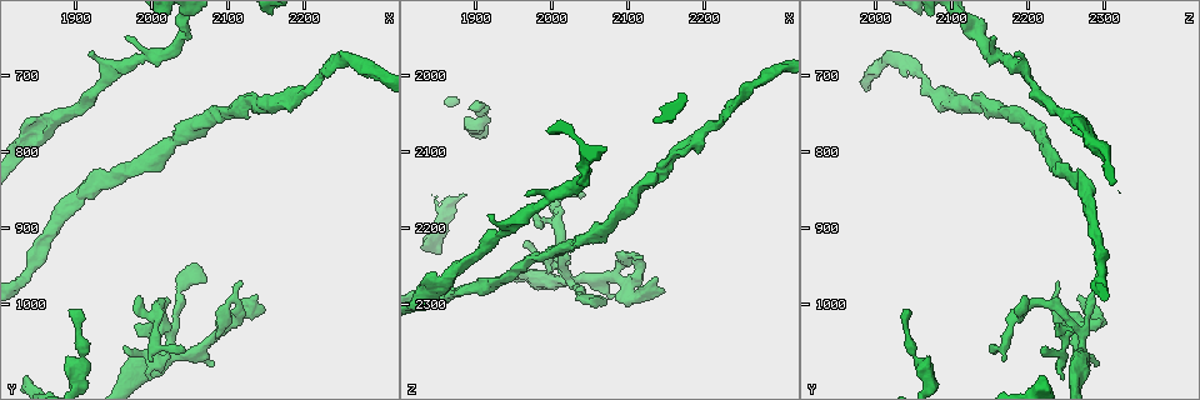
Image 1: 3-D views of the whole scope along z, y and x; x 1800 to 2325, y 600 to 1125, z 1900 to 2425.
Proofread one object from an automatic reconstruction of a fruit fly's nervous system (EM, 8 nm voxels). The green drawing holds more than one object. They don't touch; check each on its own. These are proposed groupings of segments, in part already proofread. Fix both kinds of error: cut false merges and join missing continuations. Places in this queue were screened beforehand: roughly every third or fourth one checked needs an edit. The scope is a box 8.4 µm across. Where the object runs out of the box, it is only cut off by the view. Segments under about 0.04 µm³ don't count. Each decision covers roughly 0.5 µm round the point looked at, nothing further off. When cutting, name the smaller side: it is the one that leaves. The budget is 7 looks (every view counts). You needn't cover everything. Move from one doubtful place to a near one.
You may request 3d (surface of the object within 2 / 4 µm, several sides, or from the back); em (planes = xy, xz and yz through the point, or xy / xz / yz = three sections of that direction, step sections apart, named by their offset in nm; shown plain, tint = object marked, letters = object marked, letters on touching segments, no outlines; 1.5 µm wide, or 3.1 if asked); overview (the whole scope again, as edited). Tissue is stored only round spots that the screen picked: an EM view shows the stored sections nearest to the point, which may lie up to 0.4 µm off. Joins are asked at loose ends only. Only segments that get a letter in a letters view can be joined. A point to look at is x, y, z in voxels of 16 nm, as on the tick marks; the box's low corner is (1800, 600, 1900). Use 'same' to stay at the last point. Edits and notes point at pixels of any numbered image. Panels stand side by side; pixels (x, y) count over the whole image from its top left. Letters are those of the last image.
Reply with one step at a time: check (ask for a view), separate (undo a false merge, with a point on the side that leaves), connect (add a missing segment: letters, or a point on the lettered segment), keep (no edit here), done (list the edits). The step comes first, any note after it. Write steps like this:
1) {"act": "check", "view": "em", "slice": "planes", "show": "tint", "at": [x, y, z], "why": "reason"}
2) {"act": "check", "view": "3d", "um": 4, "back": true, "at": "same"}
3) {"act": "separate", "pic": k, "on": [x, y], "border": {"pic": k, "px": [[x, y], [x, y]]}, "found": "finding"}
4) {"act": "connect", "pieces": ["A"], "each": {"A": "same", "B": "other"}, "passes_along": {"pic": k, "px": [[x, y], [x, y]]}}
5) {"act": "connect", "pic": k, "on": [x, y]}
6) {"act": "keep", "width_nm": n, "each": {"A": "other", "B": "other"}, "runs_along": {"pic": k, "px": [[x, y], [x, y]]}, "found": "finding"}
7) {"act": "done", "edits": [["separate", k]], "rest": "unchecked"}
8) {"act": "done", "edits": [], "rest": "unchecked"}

{"act": "check", "view": "em", "slice": "yz", "step": 8, "show": "tint", "at": [1920, 675, 2185], "why": "an open end"}

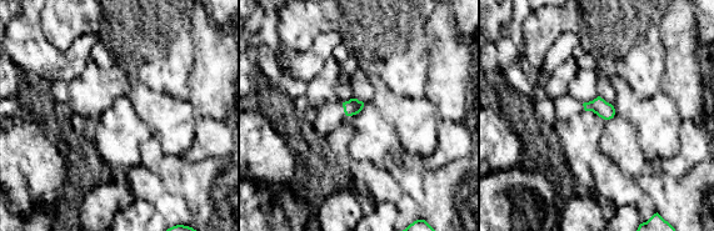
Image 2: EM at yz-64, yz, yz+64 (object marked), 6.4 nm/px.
{"act": "check", "view": "em", "slice": "planes", "show": "letters", "at": "same"}

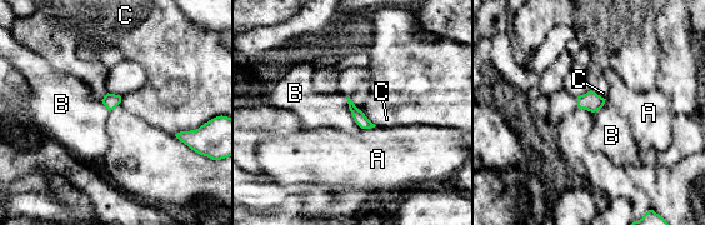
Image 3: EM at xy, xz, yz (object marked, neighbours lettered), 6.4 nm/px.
{"act": "keep", "each": {"A": "other", "B": "other", "C": "other"}, "found": "none of them fits"}

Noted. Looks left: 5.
{"act": "check", "view": "em", "slice": "xz", "step": 4, "show": "letters", "at": [2070, 970, 2290], "why": "thin end"}

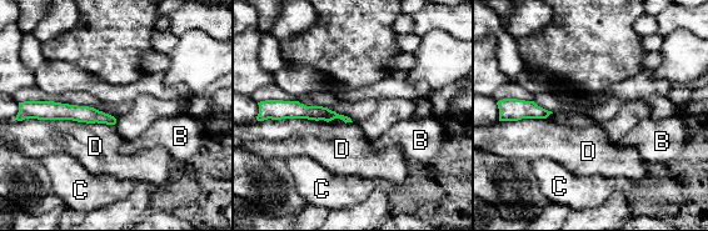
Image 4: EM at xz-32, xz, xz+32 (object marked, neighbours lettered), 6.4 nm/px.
{"act": "keep", "each": {"B": "other", "C": "other", "D": "other"}, "runs_along": {"pic": 4, "px": [[38, 105], [111, 121]]}, "found": "no lettered segment goes on from it"}

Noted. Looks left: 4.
{"act": "check", "view": "3d", "um": 2, "at": [2035, 1065, 2160], "why": "branch stops here"}

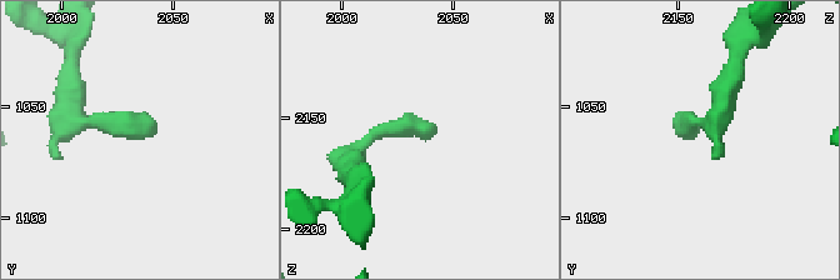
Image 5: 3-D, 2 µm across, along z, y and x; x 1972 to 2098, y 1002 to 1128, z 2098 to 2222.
{"act": "check", "view": "em", "slice": "xz", "step": 4, "show": "tint", "at": [2039, 1063, 2157], "why": "shape alone is not enough"}

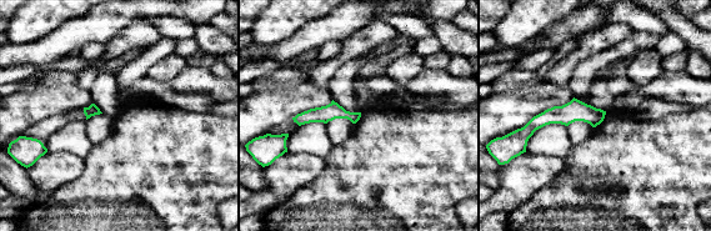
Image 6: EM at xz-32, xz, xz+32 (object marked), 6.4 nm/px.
{"act": "check", "view": "em", "slice": "yz", "step": 8, "show": "letters", "at": "same"}

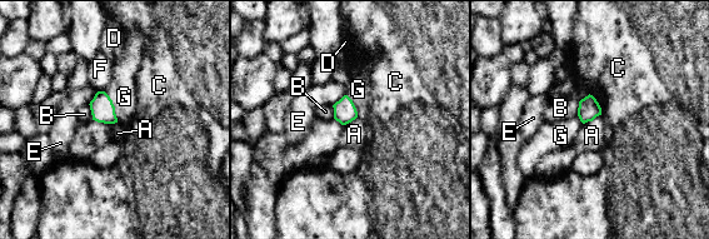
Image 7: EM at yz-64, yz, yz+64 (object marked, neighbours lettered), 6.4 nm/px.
{"act": "keep", "each": {"A": "other", "B": "other", "C": "other", "D": "other", "E": "other", "F": "other", "G": "other"}, "border": {"pic": 7, "px": [[600, 114], [583, 124]]}, "found": "none of them fits"}

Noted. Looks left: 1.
{"act": "done", "edits": [], "rest": "unchecked"}

